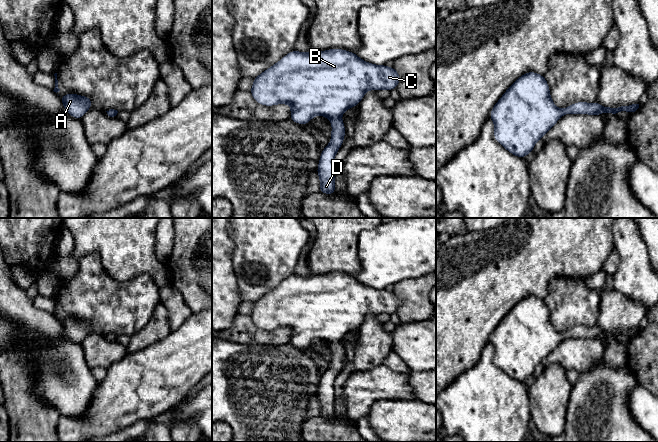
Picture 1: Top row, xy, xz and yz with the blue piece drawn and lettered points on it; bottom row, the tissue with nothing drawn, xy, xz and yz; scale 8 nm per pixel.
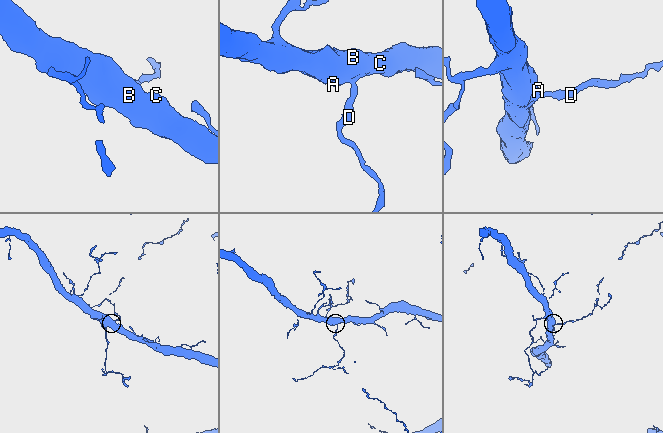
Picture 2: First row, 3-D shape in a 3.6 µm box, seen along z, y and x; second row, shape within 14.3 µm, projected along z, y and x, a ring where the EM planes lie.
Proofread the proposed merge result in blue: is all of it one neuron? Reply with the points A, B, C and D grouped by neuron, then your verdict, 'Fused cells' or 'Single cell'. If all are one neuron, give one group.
Groups: A B C D. Single cell

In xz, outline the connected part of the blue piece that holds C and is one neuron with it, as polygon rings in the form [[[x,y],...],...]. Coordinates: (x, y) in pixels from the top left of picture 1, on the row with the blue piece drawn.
[[[335,48],[326,51],[303,53],[293,50],[280,61],[254,78],[250,94],[254,100],[264,106],[289,104],[290,120],[300,125],[308,124],[316,116],[331,120],[331,141],[321,151],[316,173],[320,178],[319,191],[334,194],[335,155],[344,143],[345,124],[342,114],[353,106],[358,106],[368,90],[396,89],[401,78],[394,67],[375,65],[358,57],[356,53]]]

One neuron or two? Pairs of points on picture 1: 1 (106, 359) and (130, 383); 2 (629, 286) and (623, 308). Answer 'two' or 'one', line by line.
1: two
2: two

